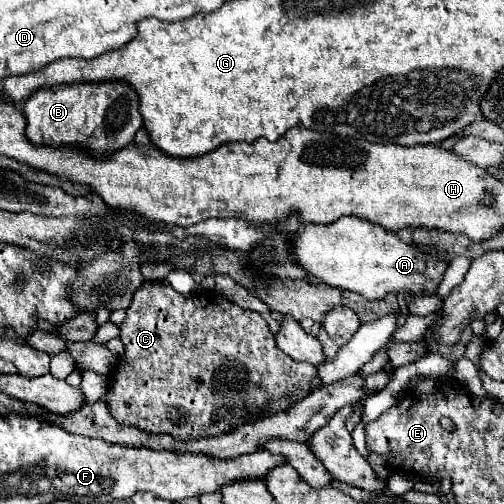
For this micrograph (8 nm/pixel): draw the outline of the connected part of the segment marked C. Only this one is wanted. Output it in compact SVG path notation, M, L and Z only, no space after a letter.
M148 281L134 293L126 319L118 327L124 355L112 375L112 393L108 383L106 405L116 421L150 435L172 435L176 441L218 437L232 431L240 417L258 415L270 401L300 401L322 385L316 367L296 363L276 347L276 339L260 313L242 309L216 291L186 297L174 291L168 281Z

